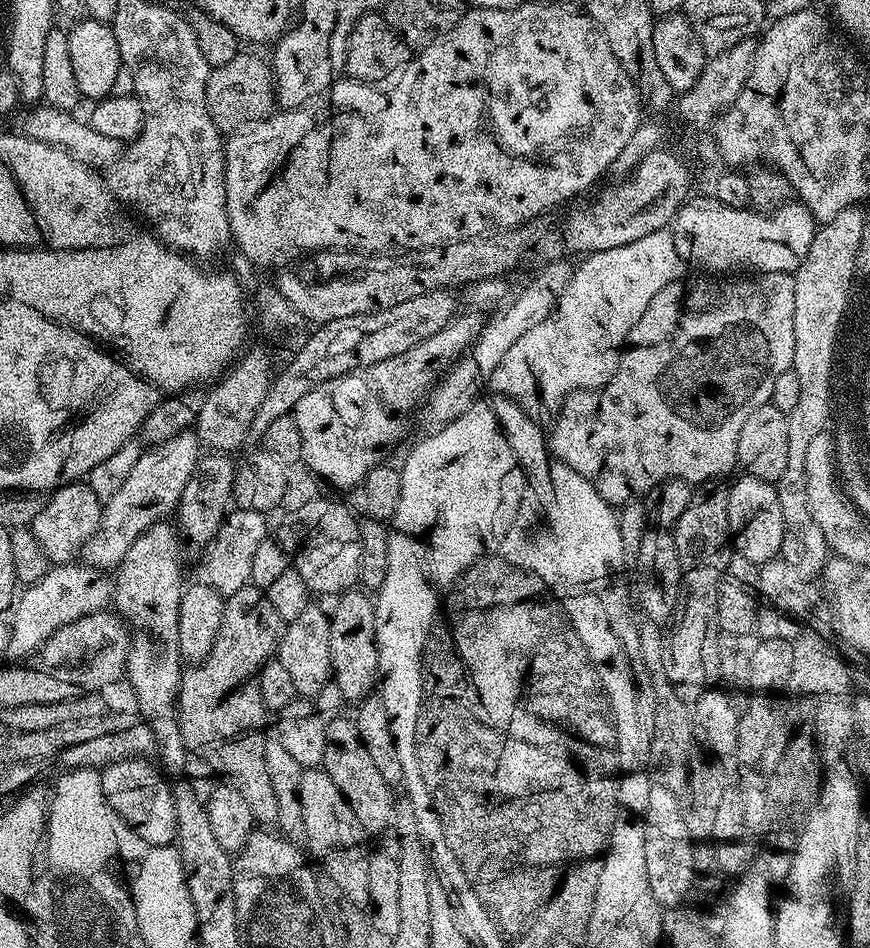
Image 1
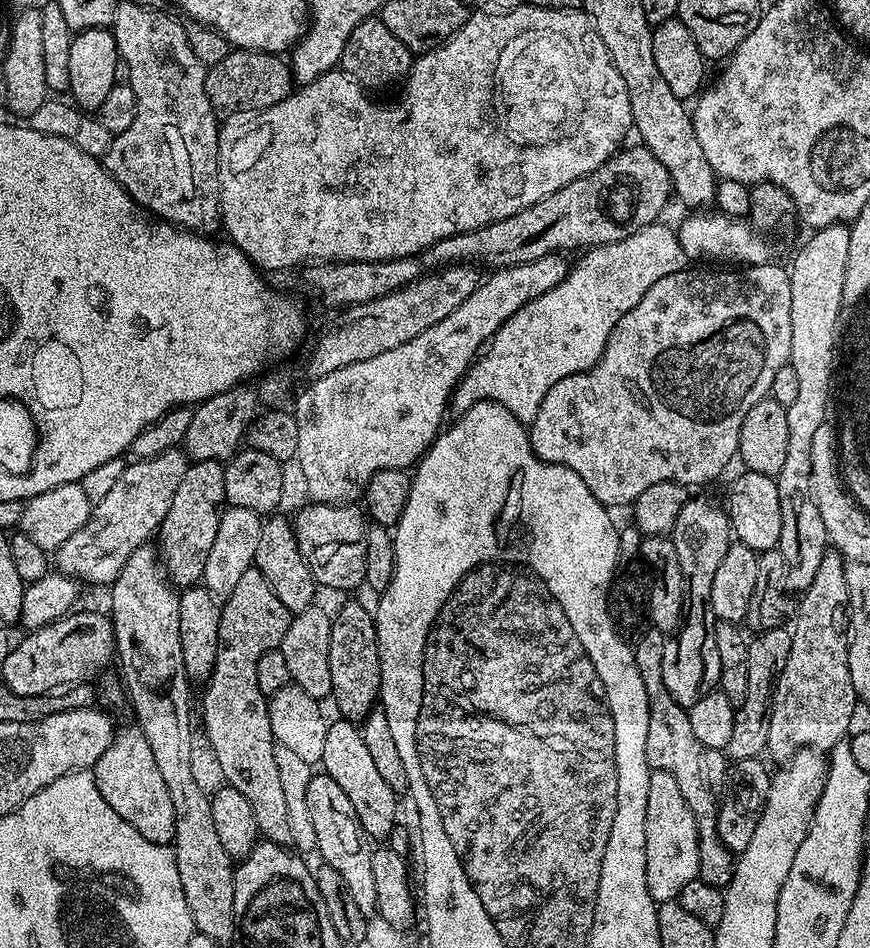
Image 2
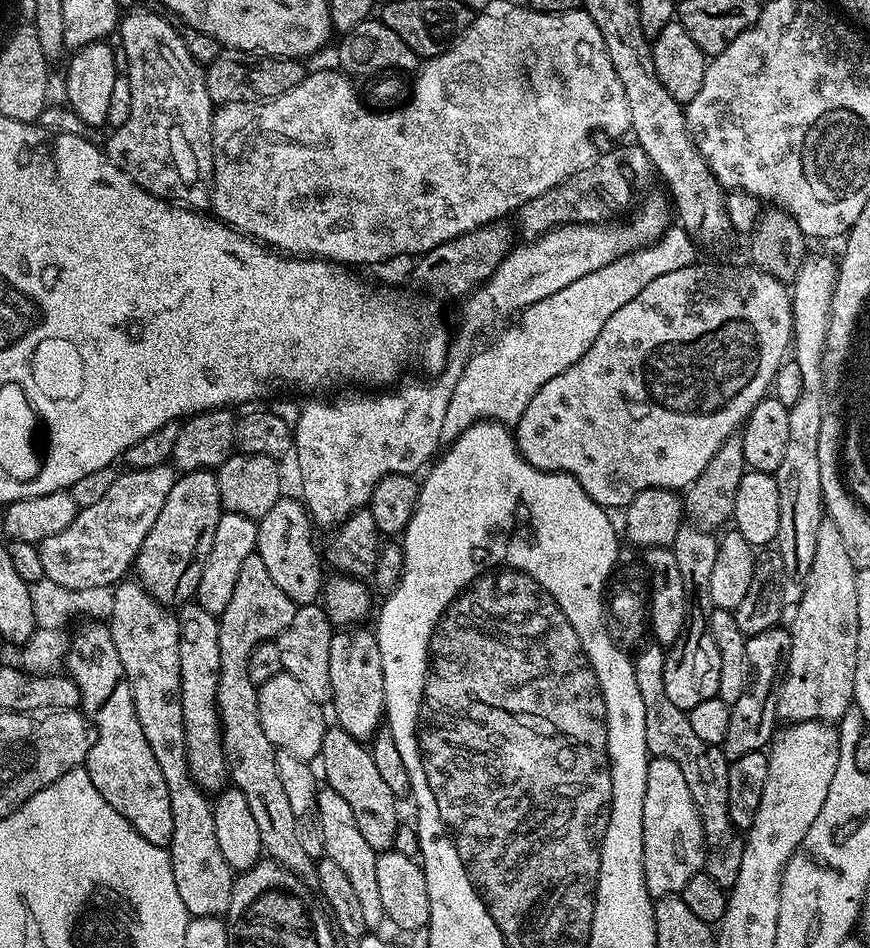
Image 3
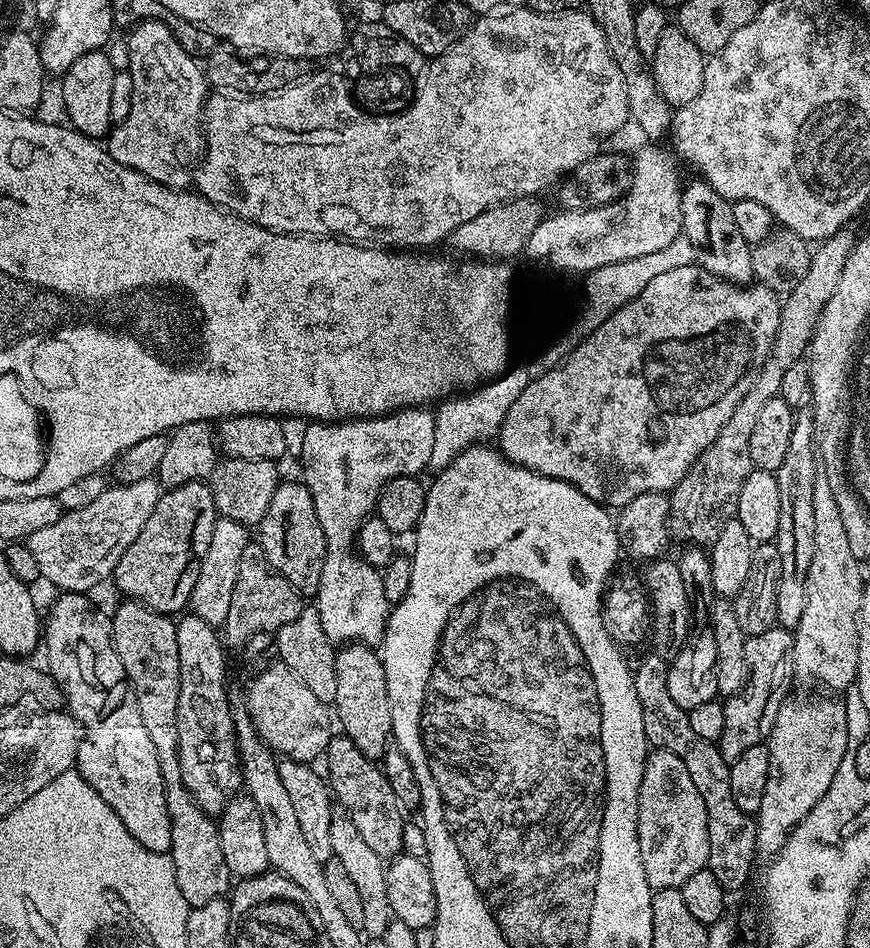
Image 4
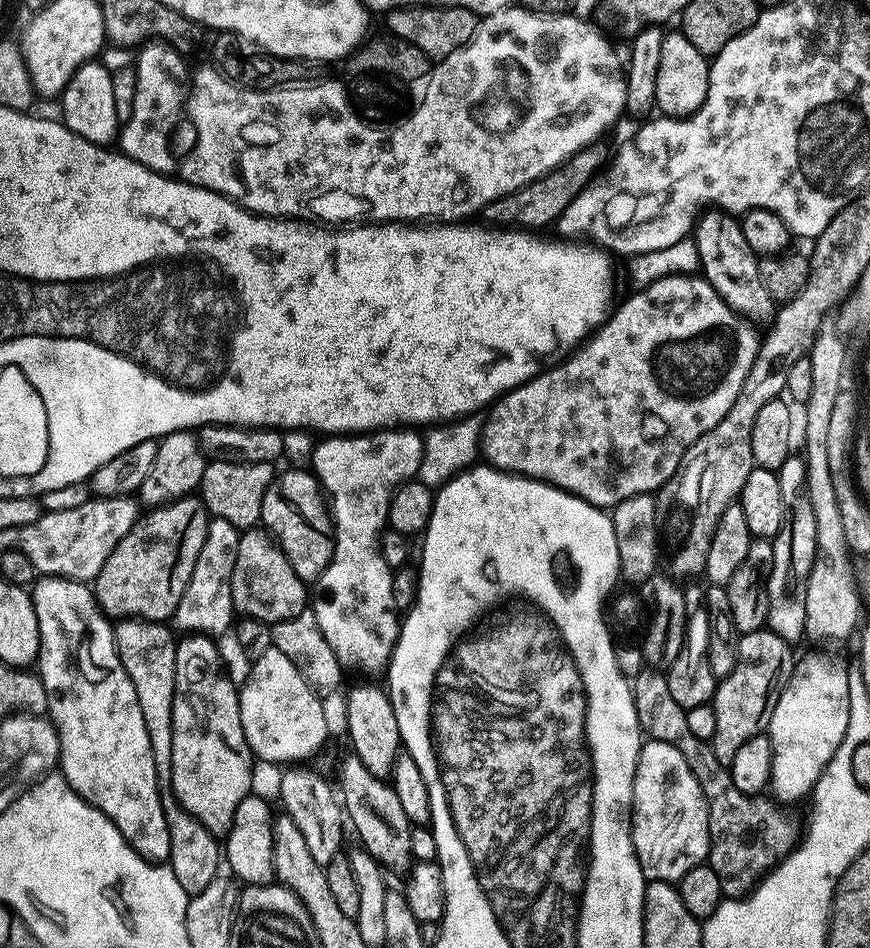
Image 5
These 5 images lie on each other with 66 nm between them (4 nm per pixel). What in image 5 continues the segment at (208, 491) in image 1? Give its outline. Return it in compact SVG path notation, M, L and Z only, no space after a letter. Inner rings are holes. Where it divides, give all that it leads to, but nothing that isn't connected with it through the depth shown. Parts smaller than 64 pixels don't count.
M196 494L145 511L96 575L96 603L105 616L171 621L178 602L182 602L182 594L186 594L186 586L190 586L194 562L198 562L198 554L202 554L209 519L208 507Z

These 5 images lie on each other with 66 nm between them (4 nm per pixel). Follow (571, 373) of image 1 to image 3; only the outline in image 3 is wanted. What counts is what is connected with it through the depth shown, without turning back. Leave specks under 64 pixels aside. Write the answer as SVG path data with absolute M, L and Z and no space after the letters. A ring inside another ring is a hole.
M658 240L648 244L645 248L634 250L602 270L594 270L594 274L586 274L586 278L578 278L578 282L570 282L570 286L558 290L558 294L550 294L550 298L542 298L542 302L534 302L534 306L525 308L515 317L516 324L509 323L504 333L493 342L489 348L473 351L468 357L466 366L462 370L462 378L458 378L458 386L454 386L454 394L450 394L450 402L446 402L446 415L442 422L441 441L457 440L467 428L479 424L481 420L490 420L505 426L515 426L522 418L526 406L530 406L530 398L550 382L550 378L558 378L562 370L574 366L590 346L594 346L594 338L598 338L602 326L614 313L626 306L630 298L650 286L654 278L662 278L662 274L670 274L668 268L668 252L658 252Z

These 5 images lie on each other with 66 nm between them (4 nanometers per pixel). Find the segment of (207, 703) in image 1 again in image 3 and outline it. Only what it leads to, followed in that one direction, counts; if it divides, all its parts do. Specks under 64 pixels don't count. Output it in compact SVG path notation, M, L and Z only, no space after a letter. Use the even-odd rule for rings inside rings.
M253 554L242 561L238 570L238 582L226 610L218 614L218 654L220 655L220 677L216 705L220 711L220 729L224 753L228 763L231 783L246 798L254 814L258 834L262 834L262 846L267 859L275 860L290 870L309 886L316 883L316 866L306 854L298 838L298 822L294 822L294 810L286 798L286 789L278 778L277 747L267 738L259 720L258 686L250 682L250 654L254 646L267 640L275 640L286 626L290 626L298 605L270 578L262 558Z

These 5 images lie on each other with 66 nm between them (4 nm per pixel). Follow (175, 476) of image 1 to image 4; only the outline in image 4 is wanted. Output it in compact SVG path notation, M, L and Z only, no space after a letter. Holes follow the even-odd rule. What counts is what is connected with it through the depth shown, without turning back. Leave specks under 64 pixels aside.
M156 476L142 478L142 482L109 486L92 505L85 506L83 510L64 512L58 522L54 522L54 526L46 526L45 529L30 534L26 543L30 554L34 554L34 559L38 562L40 575L50 579L61 593L86 594L98 582L109 579L115 573L122 554L126 554L126 546L130 546L130 542L134 542L138 534L142 534L142 526L146 526L146 518L154 514L154 506L158 506L161 494L162 485Z

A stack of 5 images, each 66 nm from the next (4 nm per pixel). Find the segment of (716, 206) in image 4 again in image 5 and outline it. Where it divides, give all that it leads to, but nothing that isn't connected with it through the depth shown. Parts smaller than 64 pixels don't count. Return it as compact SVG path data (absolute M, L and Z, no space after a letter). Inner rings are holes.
M719 210L701 211L694 225L694 239L698 246L700 272L704 279L718 290L718 294L736 312L753 322L771 321L776 315L777 301L766 290L760 273L760 260L756 252L750 250L742 235L742 226L733 213Z

